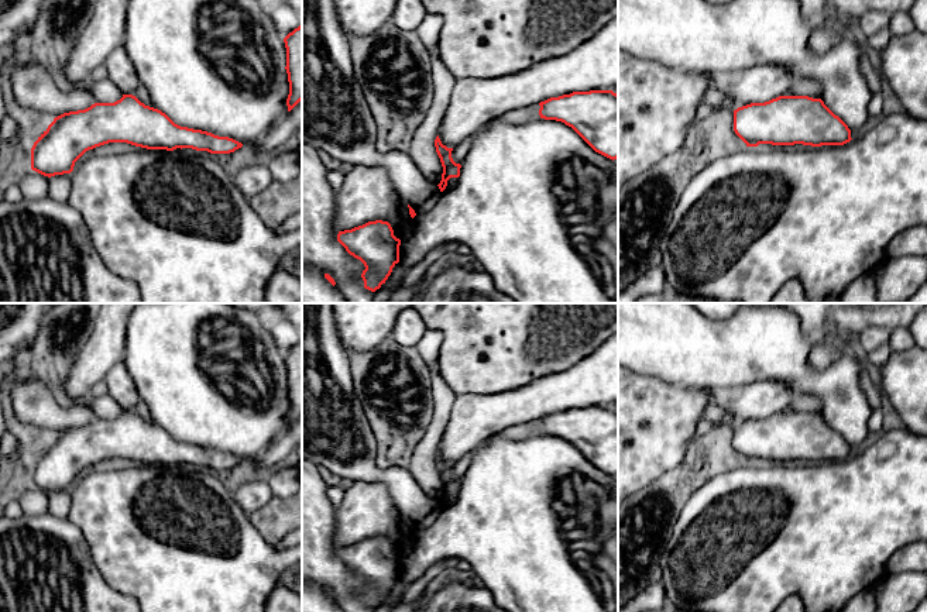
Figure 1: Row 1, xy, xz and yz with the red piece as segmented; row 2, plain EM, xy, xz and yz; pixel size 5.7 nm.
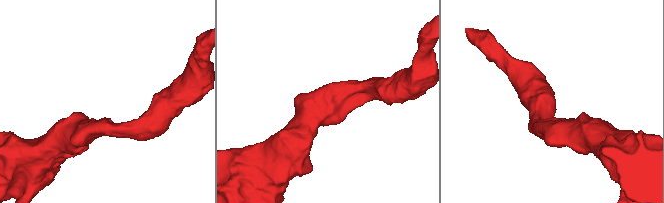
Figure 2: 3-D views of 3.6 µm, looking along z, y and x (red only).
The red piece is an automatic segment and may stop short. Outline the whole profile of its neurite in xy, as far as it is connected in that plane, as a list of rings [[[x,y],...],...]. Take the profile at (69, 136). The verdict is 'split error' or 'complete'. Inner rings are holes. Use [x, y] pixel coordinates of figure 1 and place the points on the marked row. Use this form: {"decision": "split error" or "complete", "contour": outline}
{"decision": "complete", "contour": [[[123,94],[114,103],[95,103],[85,110],[69,111],[55,117],[31,148],[31,169],[48,178],[71,173],[75,162],[86,151],[109,142],[127,142],[147,149],[166,151],[192,148],[210,154],[230,154],[243,147],[241,142],[229,137],[181,127],[161,110],[145,106],[133,94]]]}

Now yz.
{"decision": "complete", "contour": [[[779,96],[734,110],[734,131],[746,144],[844,145],[851,130],[821,99]]]}

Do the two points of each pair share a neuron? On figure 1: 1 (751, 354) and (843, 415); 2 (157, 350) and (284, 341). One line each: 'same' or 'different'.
1: same
2: different

